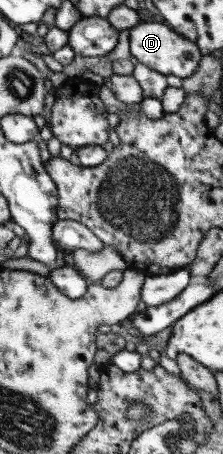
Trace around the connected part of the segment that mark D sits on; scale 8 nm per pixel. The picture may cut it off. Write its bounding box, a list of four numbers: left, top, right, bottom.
[129,19,203,79]

